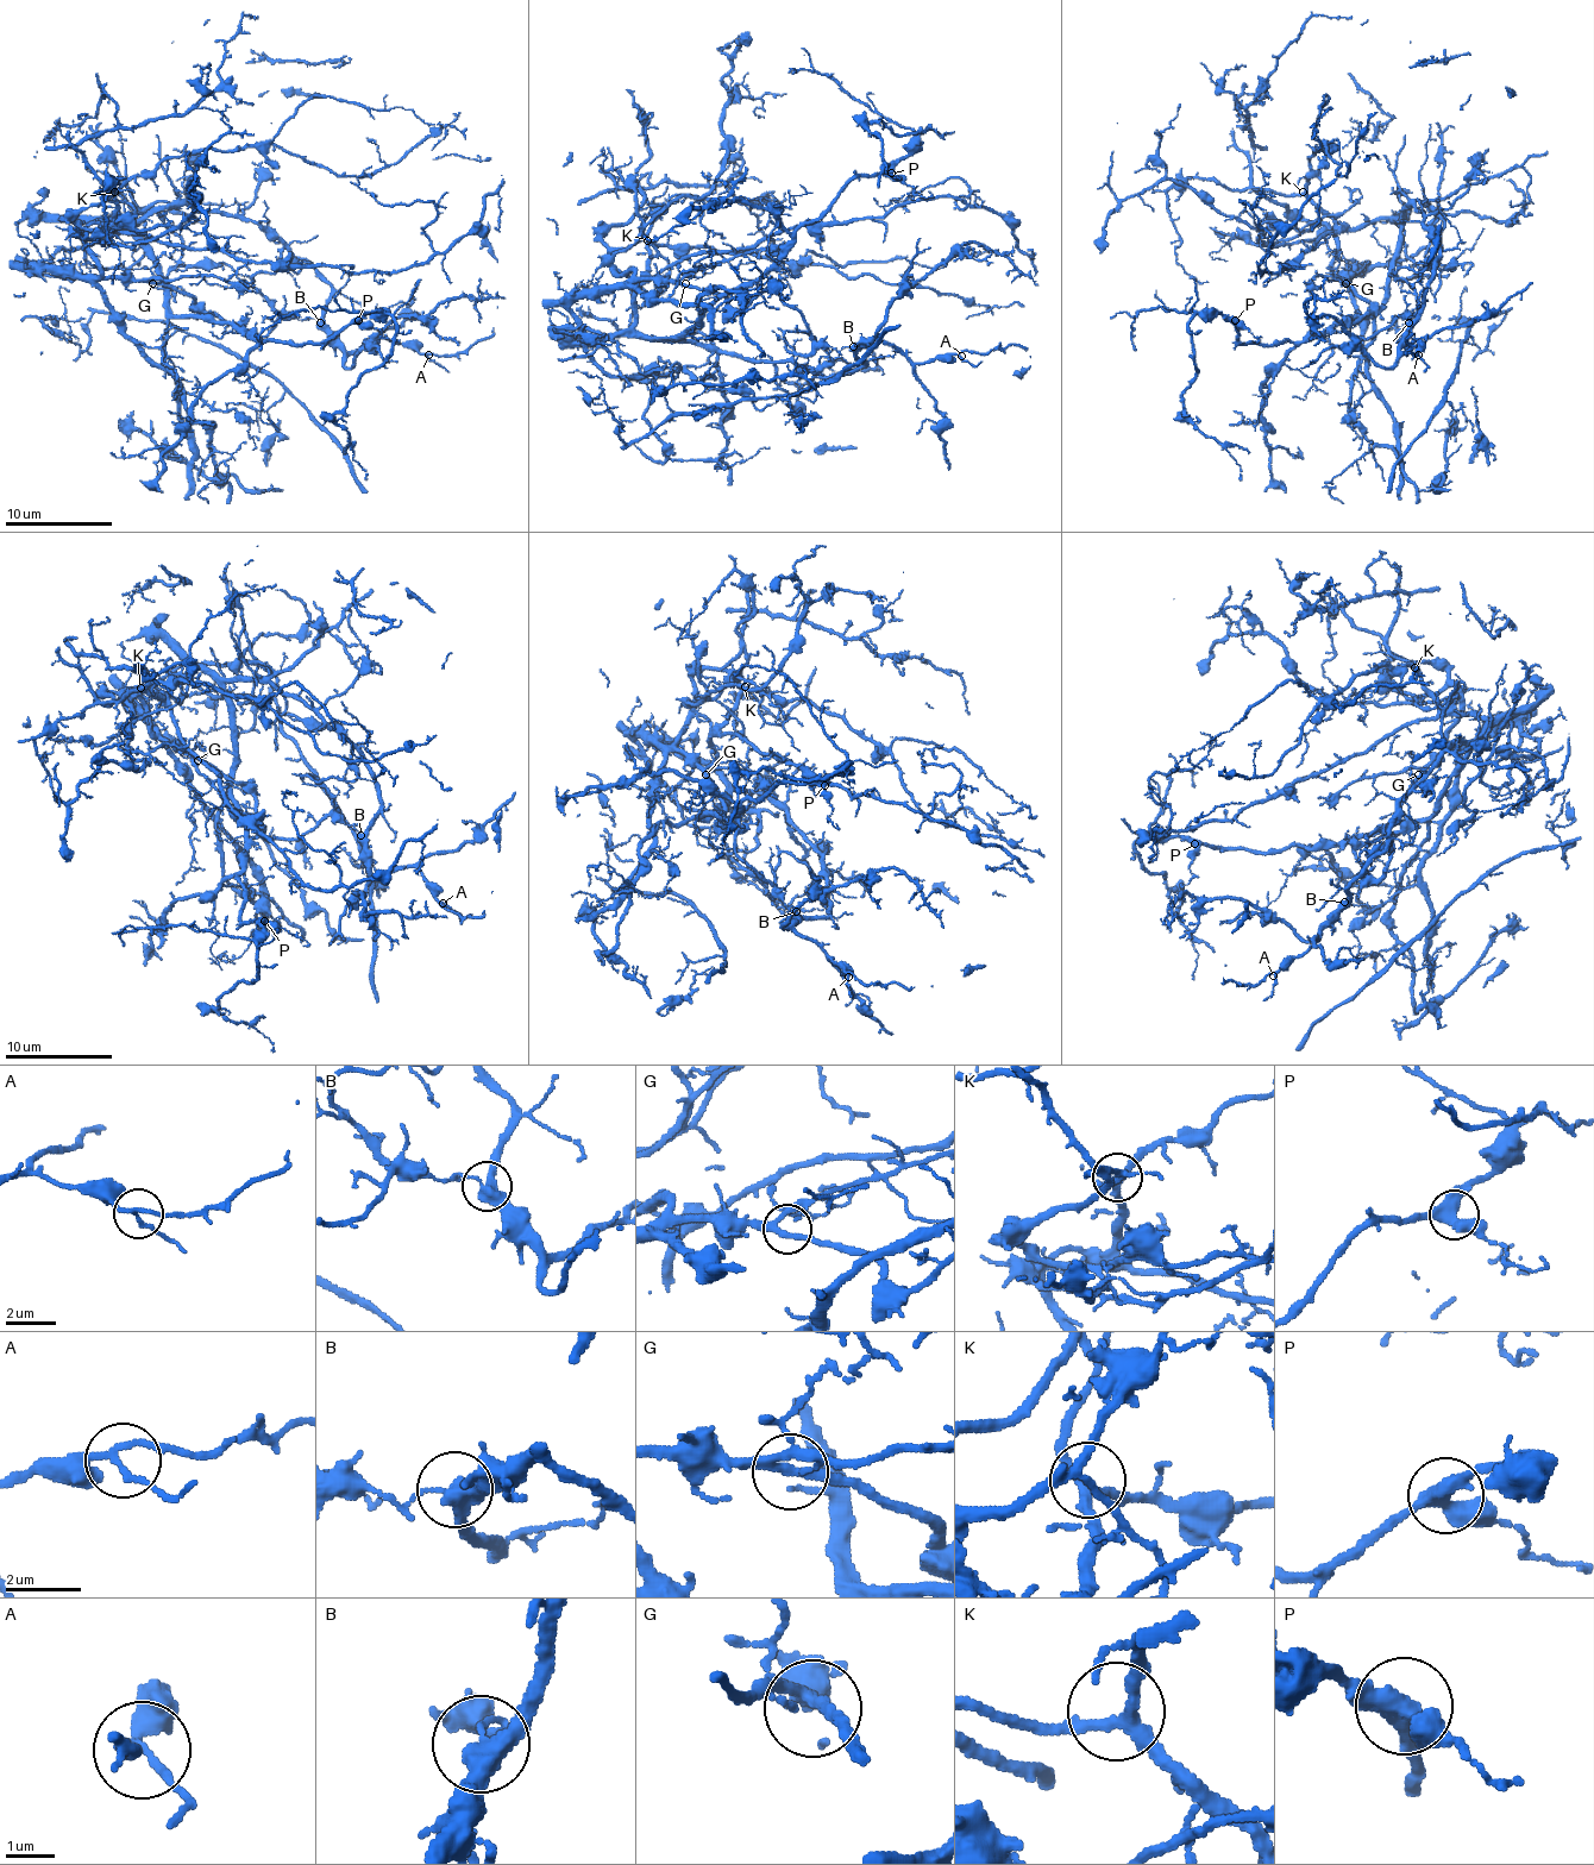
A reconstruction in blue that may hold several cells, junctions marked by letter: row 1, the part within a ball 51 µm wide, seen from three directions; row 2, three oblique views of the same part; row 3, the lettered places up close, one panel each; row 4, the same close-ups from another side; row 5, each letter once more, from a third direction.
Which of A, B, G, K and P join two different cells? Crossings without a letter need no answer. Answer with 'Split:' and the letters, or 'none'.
Split: B

